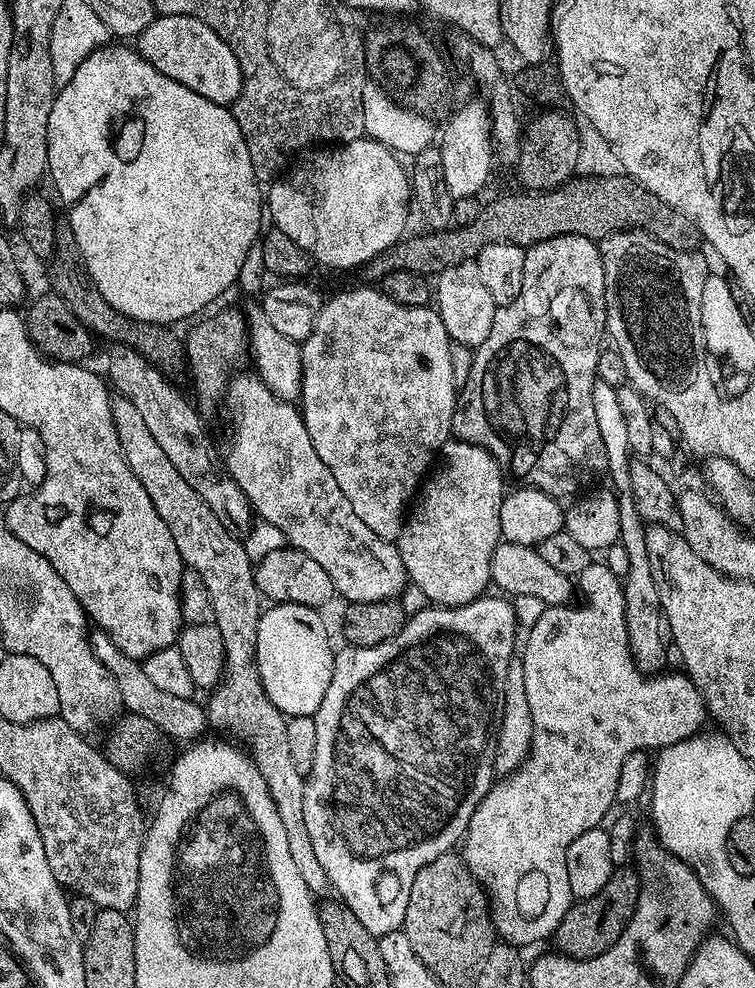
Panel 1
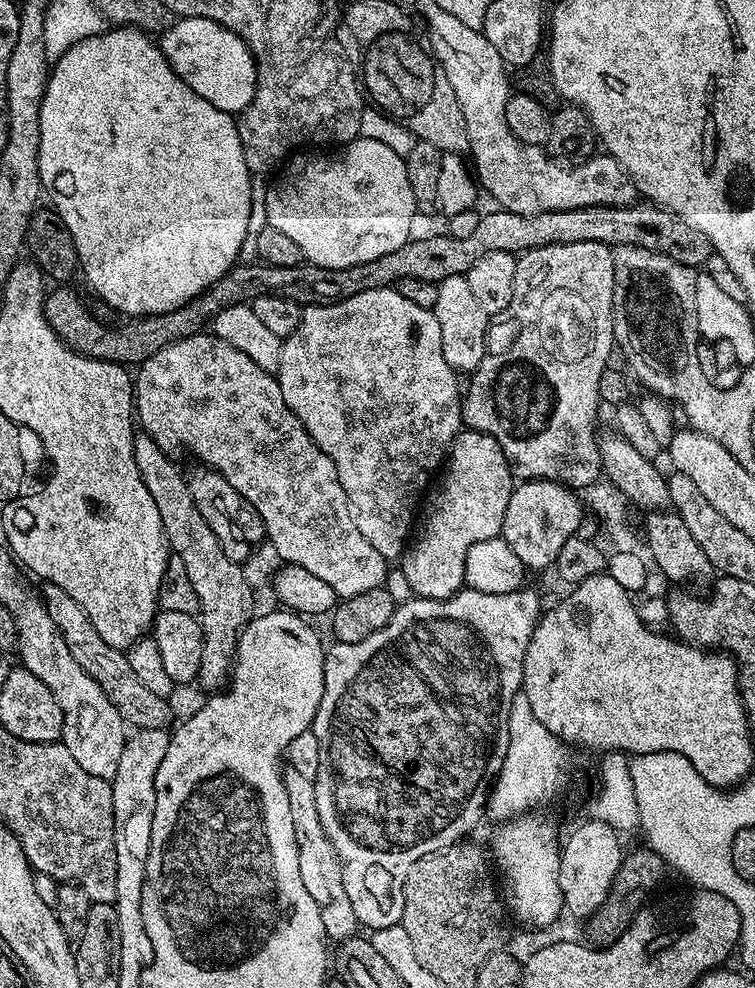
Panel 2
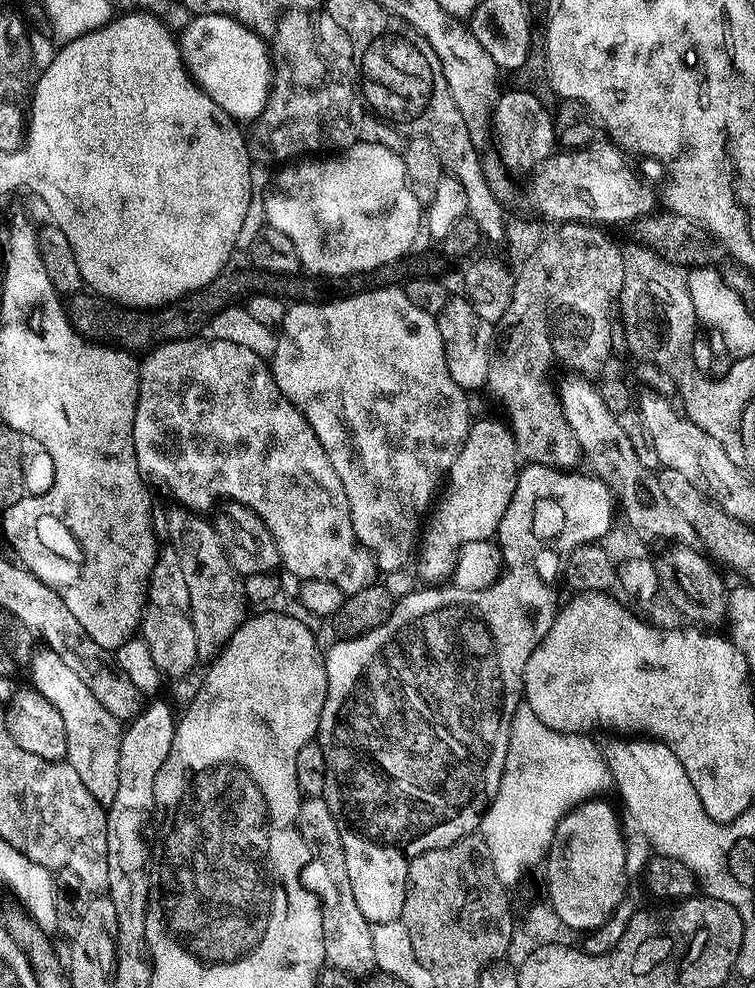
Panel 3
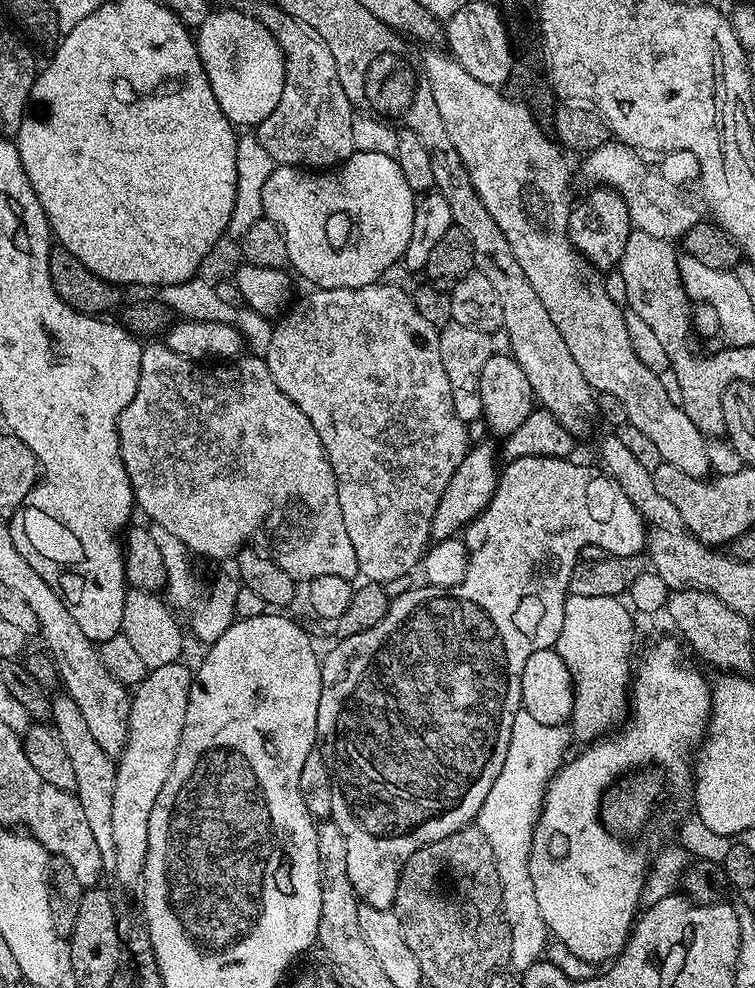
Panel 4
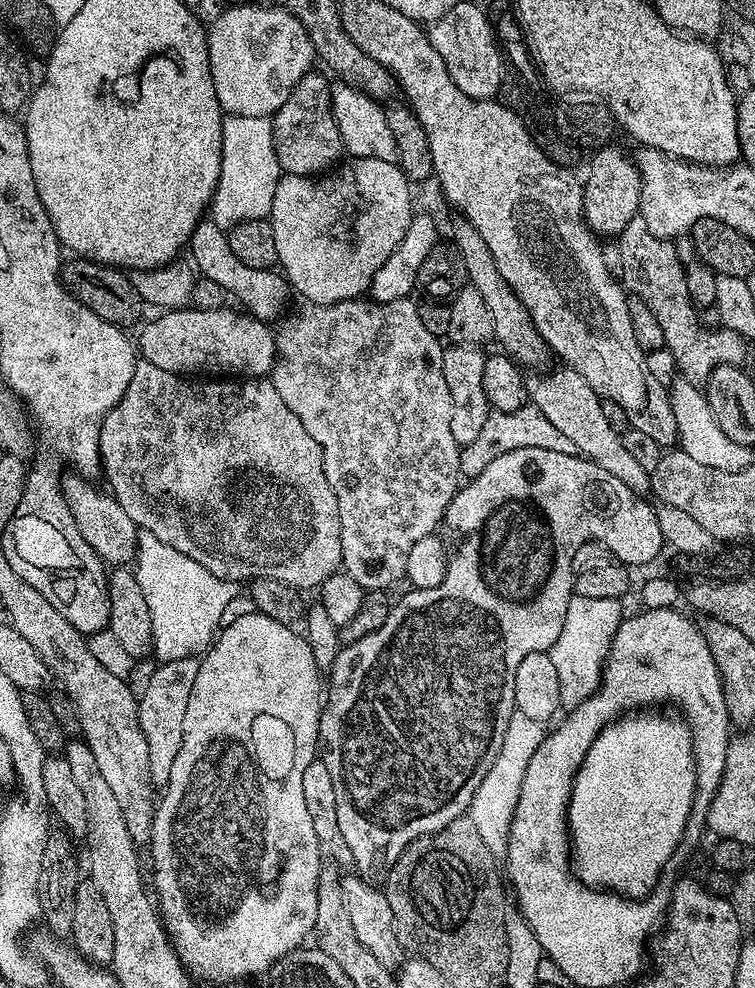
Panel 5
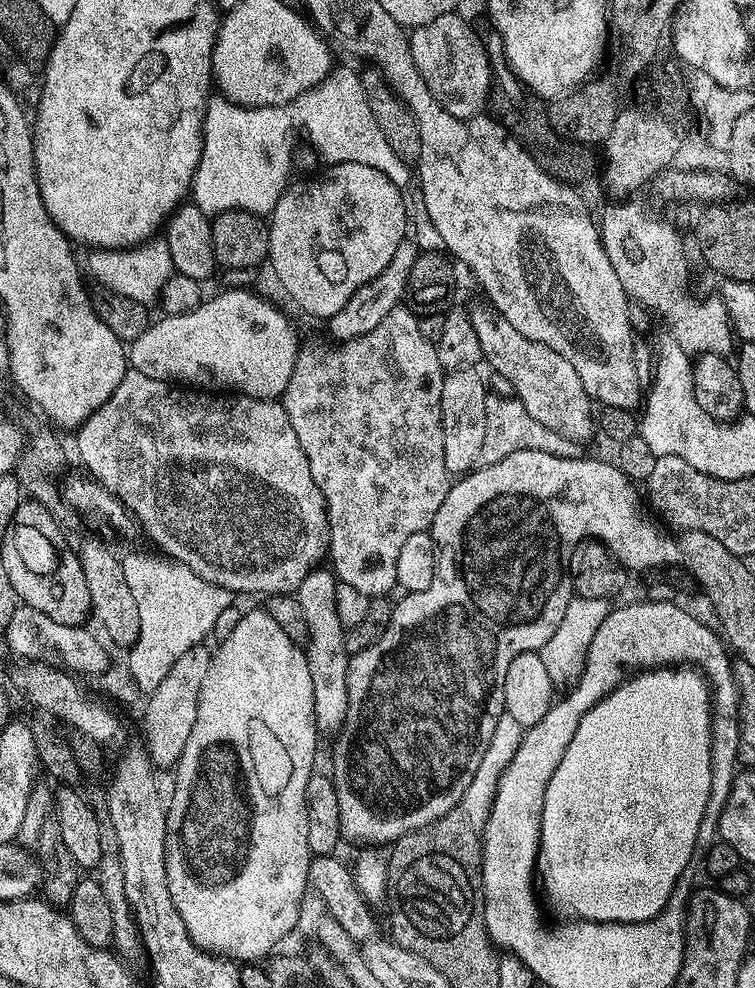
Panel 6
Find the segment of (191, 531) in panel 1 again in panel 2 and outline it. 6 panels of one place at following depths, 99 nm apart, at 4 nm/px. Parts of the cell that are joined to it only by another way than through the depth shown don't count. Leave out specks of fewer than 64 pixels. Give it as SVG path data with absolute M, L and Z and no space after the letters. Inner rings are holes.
M137 434L134 438L134 462L138 466L138 474L142 474L142 482L146 482L146 490L150 490L150 498L154 498L154 503L158 506L158 514L162 514L162 526L164 534L168 538L168 547L185 562L190 583L198 594L198 602L200 603L198 619L204 635L202 666L200 667L198 684L205 688L205 693L212 694L223 689L229 683L240 636L244 633L244 627L248 625L248 621L254 616L254 611L252 612L254 589L246 582L246 578L242 578L241 565L225 554L214 530L210 530L210 526L206 526L206 518L202 518L198 506L194 506L194 498L188 489L185 473L180 473L172 465L172 460L173 457L169 453L163 452L147 434ZM290 766L284 768L284 785L290 798L290 818L294 818L294 834L298 842L298 870L302 874L302 882L306 890L310 890L310 898L318 902L318 910L322 914L322 926L325 937L329 941L349 940L357 935L358 925L354 906L346 895L346 882L342 882L342 866L326 830L322 826L322 818L318 814L316 786L313 780L298 774Z

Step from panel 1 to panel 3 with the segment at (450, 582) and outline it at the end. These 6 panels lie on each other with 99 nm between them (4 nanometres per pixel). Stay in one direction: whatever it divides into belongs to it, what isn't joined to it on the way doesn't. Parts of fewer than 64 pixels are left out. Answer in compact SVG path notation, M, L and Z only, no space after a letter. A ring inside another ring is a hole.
M503 419L480 420L477 424L475 421L427 517L418 544L420 576L424 582L436 586L447 581L456 565L456 556L466 542L495 537L502 514L506 514L506 506L510 506L517 475L518 453L512 429Z

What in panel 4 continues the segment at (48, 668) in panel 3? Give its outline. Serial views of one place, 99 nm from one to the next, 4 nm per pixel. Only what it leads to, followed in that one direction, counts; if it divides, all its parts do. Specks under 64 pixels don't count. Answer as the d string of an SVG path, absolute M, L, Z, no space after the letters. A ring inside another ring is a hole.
M60 694L52 701L52 718L51 723L58 730L58 734L62 734L62 743L66 745L66 754L70 758L70 762L74 766L74 778L76 779L76 791L74 793L77 800L80 801L82 810L86 814L86 822L90 822L90 830L94 834L94 842L98 842L98 850L102 854L102 862L105 869L112 870L116 866L116 851L114 850L114 778L116 777L116 765L113 757L106 754L106 750L102 750L102 746L98 746L98 742L94 742L94 734L90 734L89 727L86 726L86 718L82 718L82 710L78 710L78 706L74 703L67 694Z

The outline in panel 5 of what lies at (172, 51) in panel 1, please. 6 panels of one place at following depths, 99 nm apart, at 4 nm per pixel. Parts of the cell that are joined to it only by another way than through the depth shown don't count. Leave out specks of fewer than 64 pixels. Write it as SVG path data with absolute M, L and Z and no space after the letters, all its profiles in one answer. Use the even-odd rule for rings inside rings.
M267 3L225 7L207 34L214 90L221 109L229 116L271 117L299 80L313 71L313 48L302 24L286 10Z

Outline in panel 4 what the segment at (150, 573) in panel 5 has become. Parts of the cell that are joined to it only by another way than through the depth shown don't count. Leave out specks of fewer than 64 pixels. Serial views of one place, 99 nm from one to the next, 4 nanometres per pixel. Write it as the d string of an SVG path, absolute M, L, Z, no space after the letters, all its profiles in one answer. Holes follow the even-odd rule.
M153 527L151 534L165 560L167 603L176 610L185 608L192 615L193 634L204 643L204 646L210 646L237 619L236 597L241 585L233 577L232 581L228 576L220 576L213 582L211 592L206 585L199 584L195 580L196 572L192 569L193 557L187 546L178 542L178 538L174 538L174 534L170 534L170 530Z

